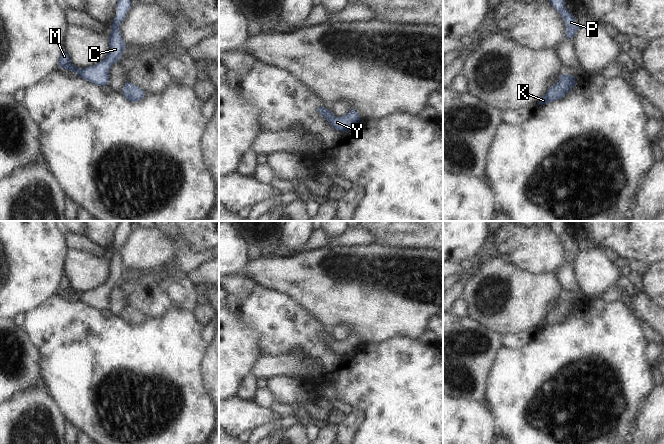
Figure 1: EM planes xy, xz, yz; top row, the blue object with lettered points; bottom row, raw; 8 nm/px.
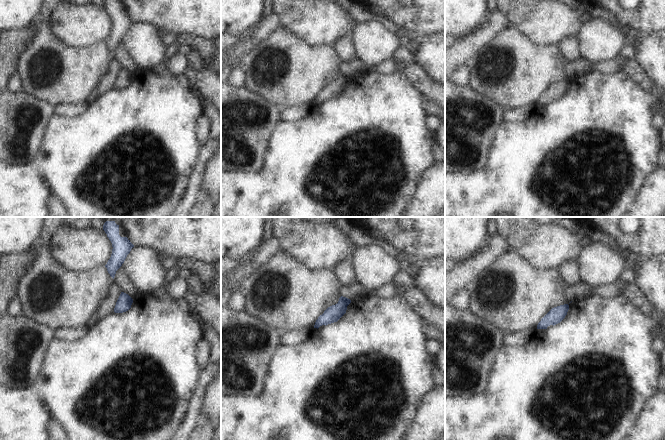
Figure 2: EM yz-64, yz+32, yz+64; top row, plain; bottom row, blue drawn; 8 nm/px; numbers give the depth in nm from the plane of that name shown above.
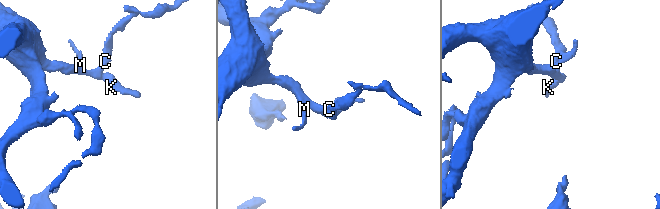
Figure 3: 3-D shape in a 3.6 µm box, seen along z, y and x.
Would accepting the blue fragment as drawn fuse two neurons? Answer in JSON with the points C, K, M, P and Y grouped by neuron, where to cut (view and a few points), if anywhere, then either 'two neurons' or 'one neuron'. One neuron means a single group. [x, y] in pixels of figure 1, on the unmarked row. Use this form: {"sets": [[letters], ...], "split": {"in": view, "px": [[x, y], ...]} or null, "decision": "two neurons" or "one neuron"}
{"sets": [["C", "K", "M", "P", "Y"]], "split": null, "decision": "one neuron"}

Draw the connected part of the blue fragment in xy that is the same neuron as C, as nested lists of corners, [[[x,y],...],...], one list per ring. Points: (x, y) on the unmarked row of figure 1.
[[[122,221],[120,225],[117,225],[117,239],[113,242],[113,249],[109,260],[110,275],[102,285],[84,293],[77,292],[71,287],[69,279],[65,275],[62,275],[59,280],[58,290],[66,294],[76,296],[78,301],[81,301],[95,309],[108,309],[109,294],[114,287],[119,286],[119,282],[122,280],[126,271],[119,251],[131,231],[131,222],[132,221]]]

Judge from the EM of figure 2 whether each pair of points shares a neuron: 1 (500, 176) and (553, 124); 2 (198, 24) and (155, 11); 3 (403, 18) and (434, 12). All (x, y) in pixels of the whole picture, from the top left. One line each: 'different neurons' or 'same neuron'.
1: same neuron
2: same neuron
3: same neuron

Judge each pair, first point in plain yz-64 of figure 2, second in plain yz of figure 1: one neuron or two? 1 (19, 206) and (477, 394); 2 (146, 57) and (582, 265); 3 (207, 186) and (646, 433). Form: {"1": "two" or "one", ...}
{"1": "two", "2": "one", "3": "one"}

